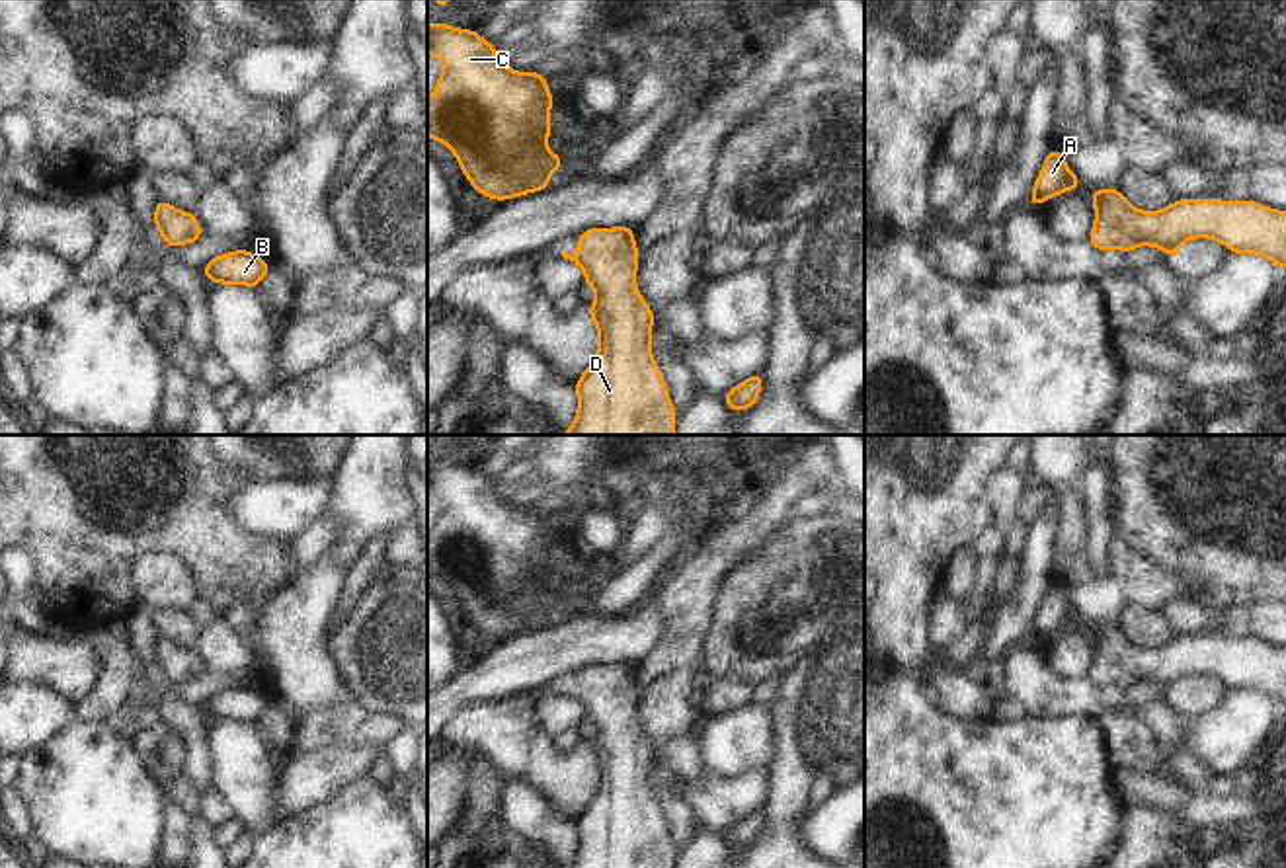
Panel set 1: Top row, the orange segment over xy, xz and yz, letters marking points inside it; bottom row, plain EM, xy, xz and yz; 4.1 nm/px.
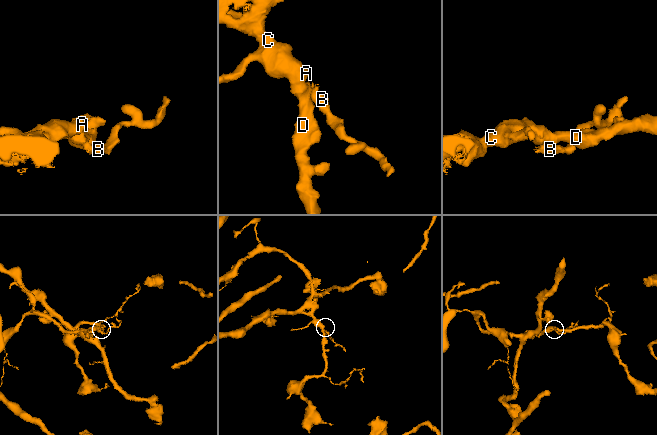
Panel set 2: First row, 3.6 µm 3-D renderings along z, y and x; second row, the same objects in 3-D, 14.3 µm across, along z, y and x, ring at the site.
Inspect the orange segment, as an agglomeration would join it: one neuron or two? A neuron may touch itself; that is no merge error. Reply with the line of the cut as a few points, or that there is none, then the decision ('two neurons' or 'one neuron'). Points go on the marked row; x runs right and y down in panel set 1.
no cut; one neuron

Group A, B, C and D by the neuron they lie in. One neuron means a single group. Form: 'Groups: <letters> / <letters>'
Groups: A B C D

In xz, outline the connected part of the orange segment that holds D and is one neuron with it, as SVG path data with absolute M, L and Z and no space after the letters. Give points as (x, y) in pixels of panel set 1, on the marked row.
M587 228L578 236L578 254L562 254L578 263L595 300L585 312L597 326L597 355L574 384L578 414L564 435L675 435L677 414L660 365L652 359L654 310L636 289L640 263L634 228Z

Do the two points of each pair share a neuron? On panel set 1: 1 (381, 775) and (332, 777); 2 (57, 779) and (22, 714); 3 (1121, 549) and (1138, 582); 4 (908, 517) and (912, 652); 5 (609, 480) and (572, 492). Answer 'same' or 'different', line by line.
1: different
2: different
3: same
4: same
5: different

